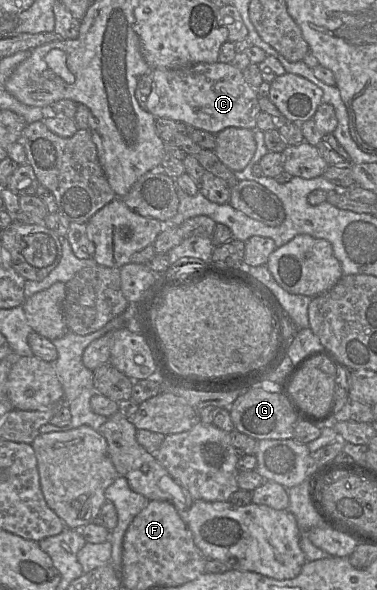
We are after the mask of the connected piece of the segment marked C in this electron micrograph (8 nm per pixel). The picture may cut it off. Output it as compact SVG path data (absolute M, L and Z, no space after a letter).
M219 61L199 63L182 69L152 68L139 79L135 98L155 118L183 122L214 135L228 127L255 130L256 118L261 112L257 90L245 81L242 71Z

